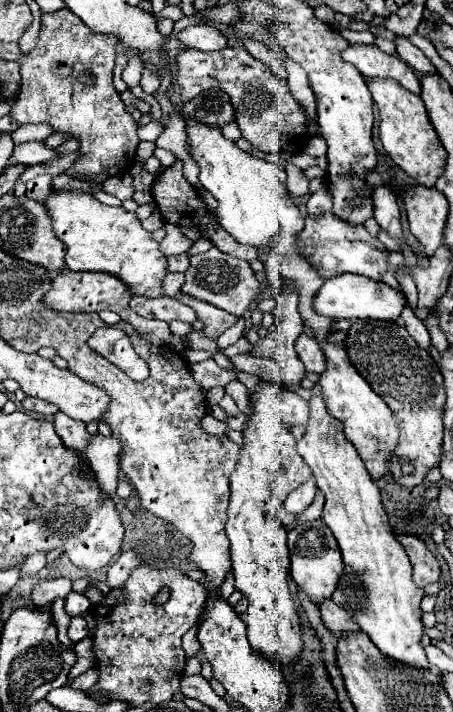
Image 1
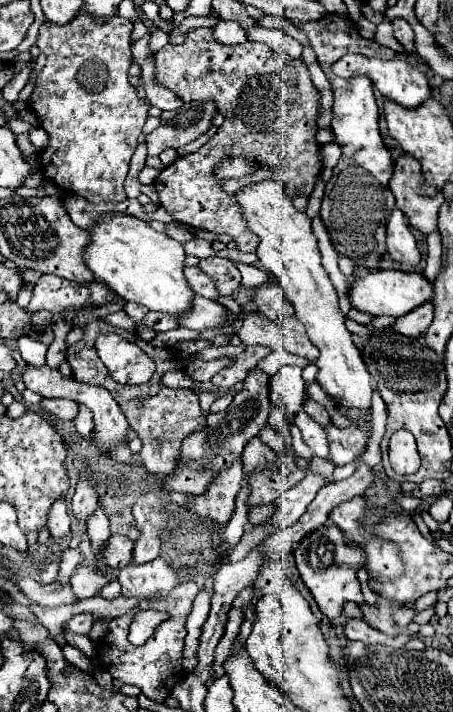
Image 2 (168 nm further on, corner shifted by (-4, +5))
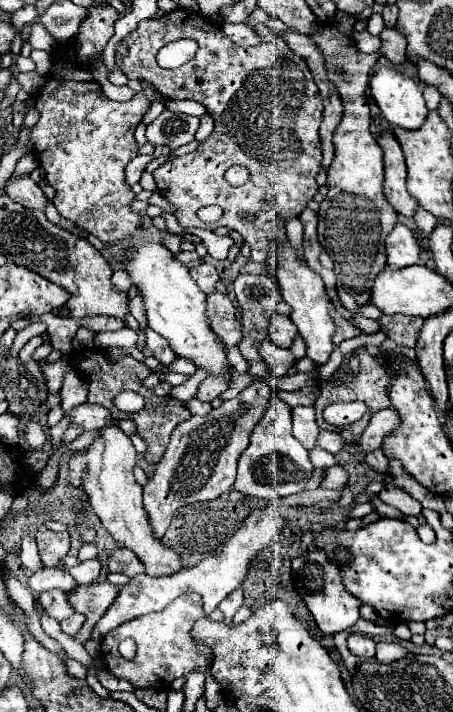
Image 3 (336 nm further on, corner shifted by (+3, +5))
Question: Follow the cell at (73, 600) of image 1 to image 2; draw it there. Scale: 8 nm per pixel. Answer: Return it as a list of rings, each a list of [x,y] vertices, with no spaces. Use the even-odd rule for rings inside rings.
[[[76,568],[72,574],[72,580],[70,580],[72,592],[78,602],[92,598],[96,594],[96,590],[100,588],[100,584],[102,584],[102,578],[88,568]]]

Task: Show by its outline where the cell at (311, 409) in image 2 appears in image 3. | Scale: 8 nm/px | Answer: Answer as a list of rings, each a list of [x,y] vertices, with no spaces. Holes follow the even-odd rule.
[[[321,430],[321,432],[319,432],[319,438],[317,438],[317,442],[315,442],[317,448],[321,448],[321,450],[325,450],[325,452],[331,452],[331,454],[335,454],[335,456],[343,450],[343,444],[345,444],[343,436],[341,436],[341,434],[335,434],[335,432],[329,432],[329,430]]]

